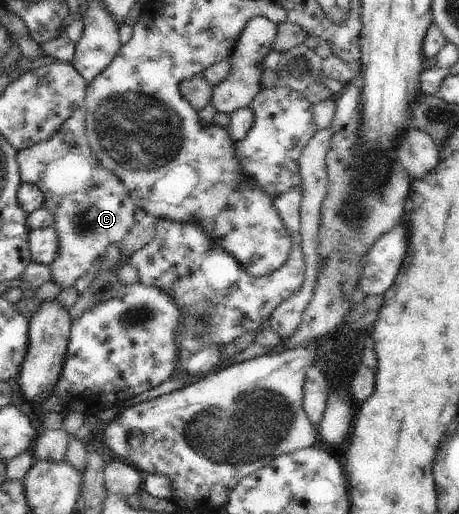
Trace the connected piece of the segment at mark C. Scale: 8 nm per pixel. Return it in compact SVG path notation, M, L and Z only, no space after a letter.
M80 106L62 125L61 128L54 133L49 140L37 143L32 147L20 150L17 152L17 162L19 163L21 183L34 184L40 191L44 194L43 206L53 215L54 218L54 229L56 230L56 235L58 236L58 253L56 259L52 262L50 266L51 269L51 279L54 283L57 283L61 289L71 288L75 285L76 280L82 275L88 273L88 269L92 267L92 263L102 257L106 250L113 243L121 242L130 231L130 228L135 224L136 219L134 218L134 213L136 213L136 205L132 201L128 190L125 188L123 181L120 181L119 177L116 177L115 174L109 172L105 167L100 165L100 162L97 160L95 155L92 153L92 150L89 148L89 143L85 134L85 109L84 106Z

